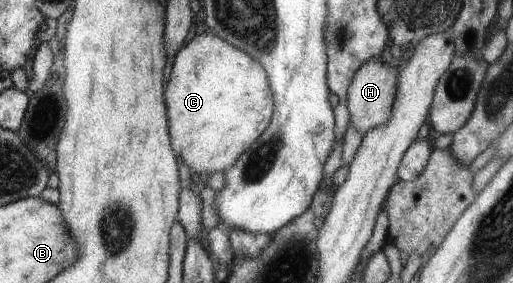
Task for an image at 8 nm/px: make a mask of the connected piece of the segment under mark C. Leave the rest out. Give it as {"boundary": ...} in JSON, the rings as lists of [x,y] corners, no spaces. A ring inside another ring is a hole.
{"boundary":[[[212,32],[195,35],[175,52],[163,96],[171,151],[201,178],[232,166],[264,130],[273,107],[264,69]]]}

